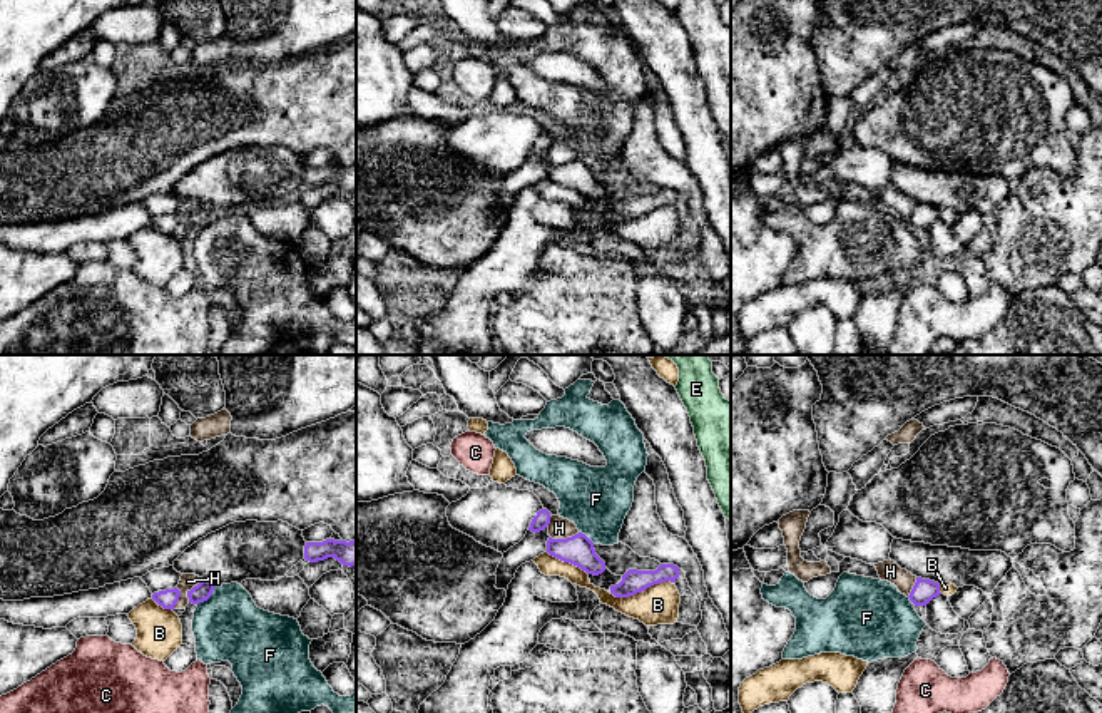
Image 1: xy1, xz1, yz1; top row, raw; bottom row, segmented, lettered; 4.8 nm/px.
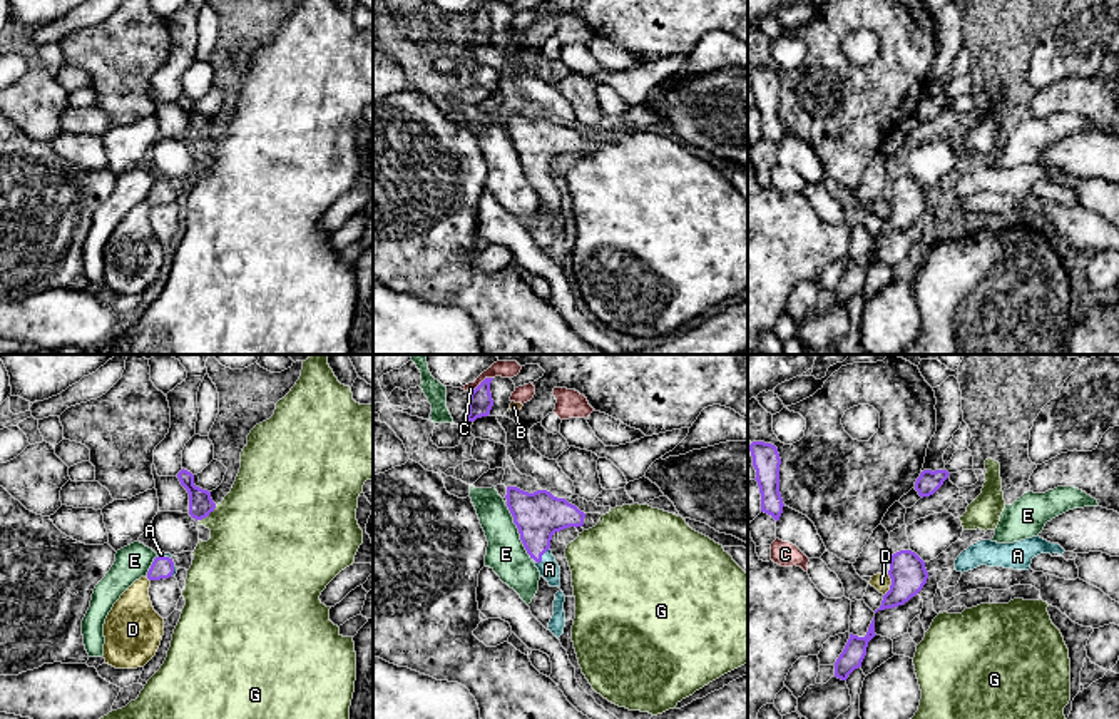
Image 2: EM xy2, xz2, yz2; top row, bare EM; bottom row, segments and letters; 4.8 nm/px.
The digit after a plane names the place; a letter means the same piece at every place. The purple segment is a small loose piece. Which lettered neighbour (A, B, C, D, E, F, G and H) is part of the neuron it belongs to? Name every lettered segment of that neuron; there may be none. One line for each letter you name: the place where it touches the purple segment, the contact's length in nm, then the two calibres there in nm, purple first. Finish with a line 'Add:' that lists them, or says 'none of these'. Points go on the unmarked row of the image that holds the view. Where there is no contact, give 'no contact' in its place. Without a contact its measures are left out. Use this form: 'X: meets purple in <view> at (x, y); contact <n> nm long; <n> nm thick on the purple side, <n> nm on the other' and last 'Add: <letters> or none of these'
A: meets purple in xz2 at (541, 183); contact 110 nm long; 220 nm thick on the purple side, 100 nm on the other
Add: A

